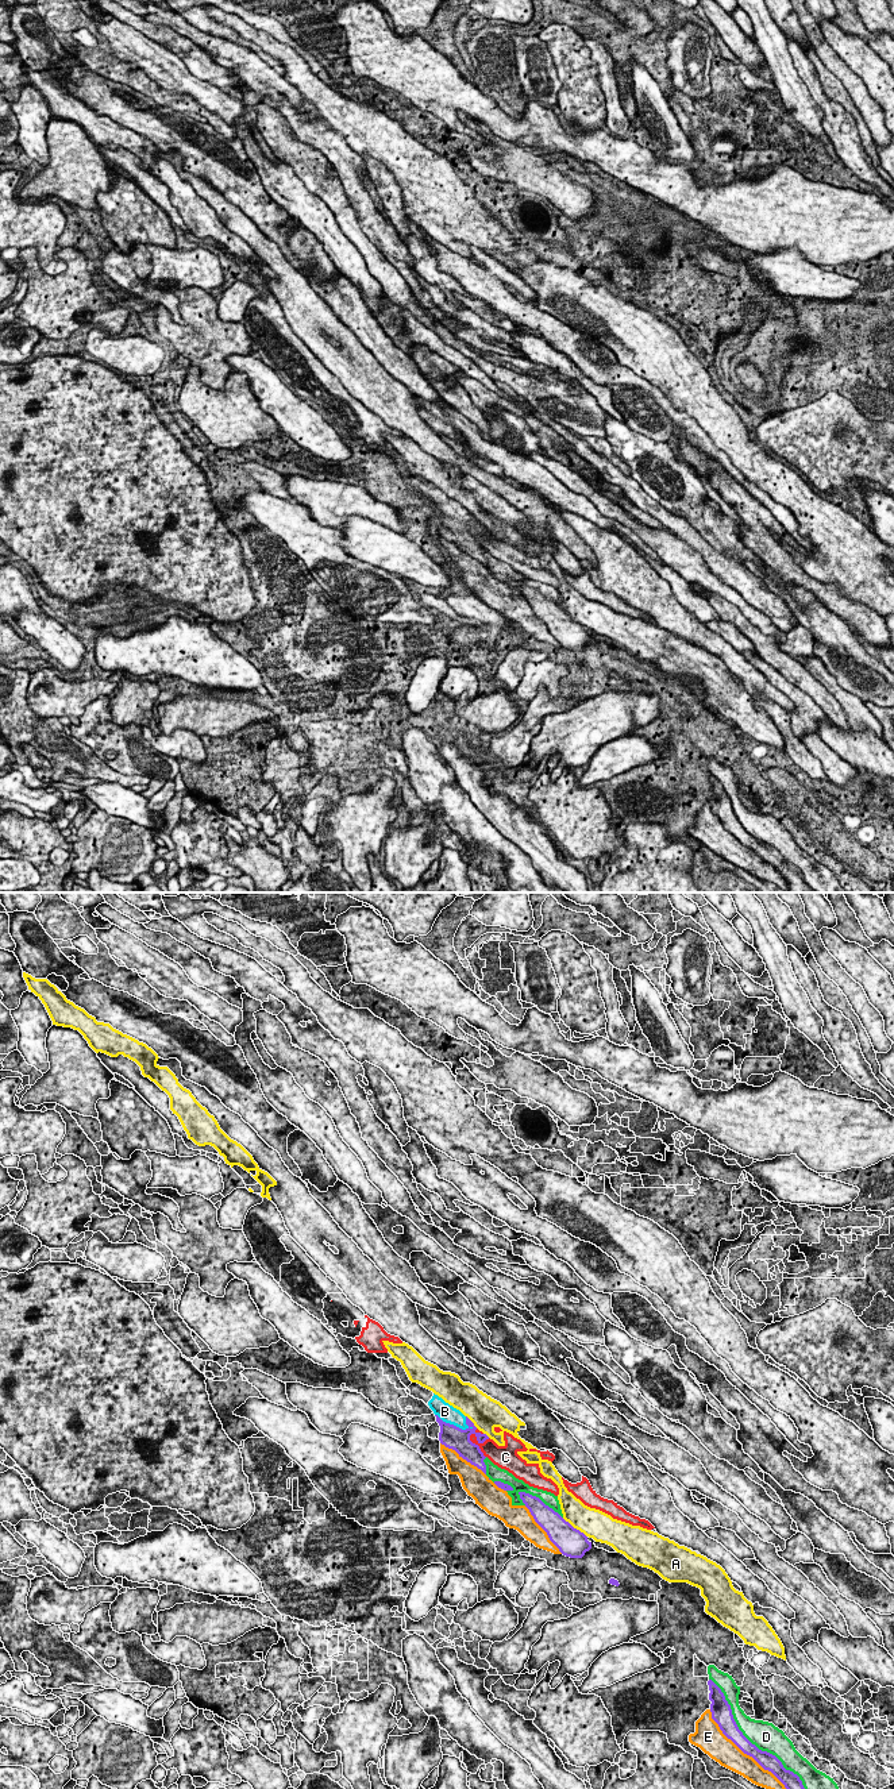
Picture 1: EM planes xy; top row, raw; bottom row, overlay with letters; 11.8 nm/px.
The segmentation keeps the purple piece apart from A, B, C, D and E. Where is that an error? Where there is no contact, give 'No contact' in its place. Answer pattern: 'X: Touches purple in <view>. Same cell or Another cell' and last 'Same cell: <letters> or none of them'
A: Touches purple in xy. Another cell
B: Touches purple in xy. Same cell
C: Touches purple in xy. Another cell
D: Touches purple in xy. Another cell
E: Touches purple in xy. Another cell
Same cell: B

